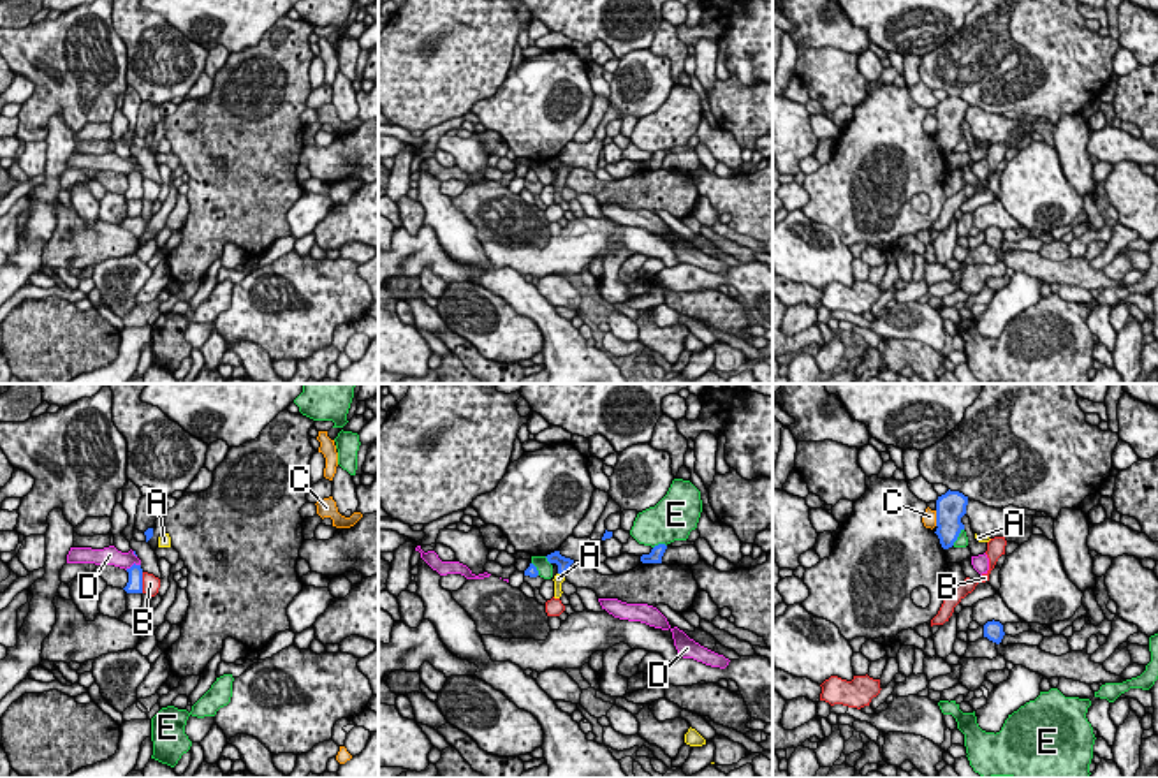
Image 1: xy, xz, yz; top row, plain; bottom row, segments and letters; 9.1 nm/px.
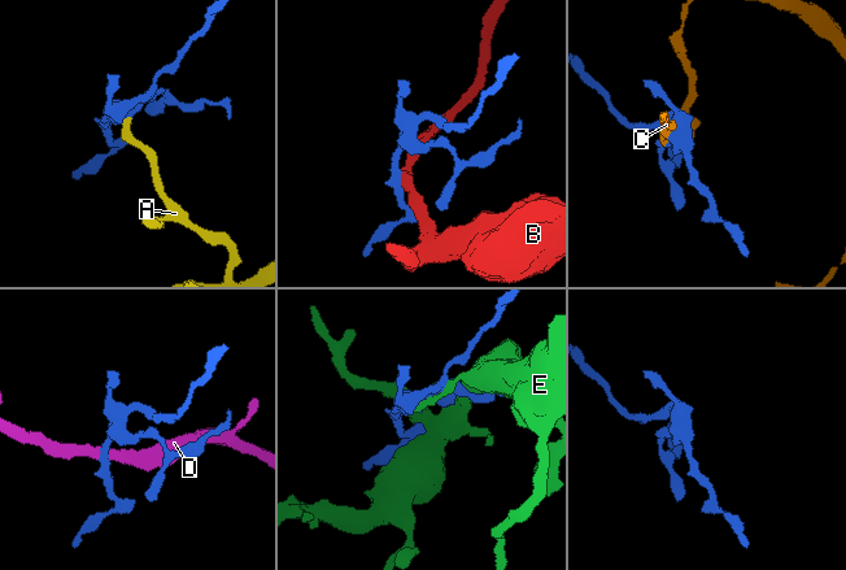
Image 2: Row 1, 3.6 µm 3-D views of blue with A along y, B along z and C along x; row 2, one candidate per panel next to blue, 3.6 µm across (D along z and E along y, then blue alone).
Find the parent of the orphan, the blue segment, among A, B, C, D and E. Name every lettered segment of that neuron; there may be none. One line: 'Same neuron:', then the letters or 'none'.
Same neuron: A

